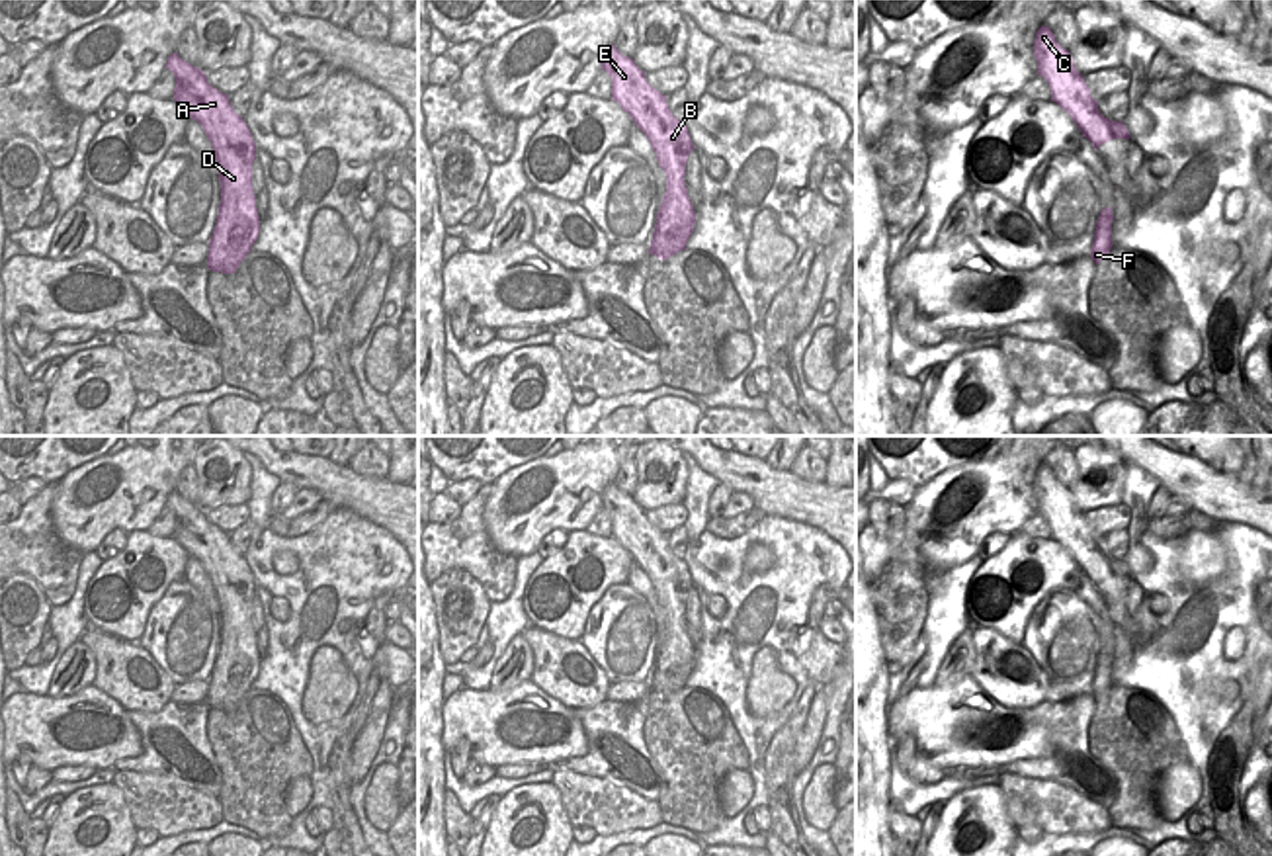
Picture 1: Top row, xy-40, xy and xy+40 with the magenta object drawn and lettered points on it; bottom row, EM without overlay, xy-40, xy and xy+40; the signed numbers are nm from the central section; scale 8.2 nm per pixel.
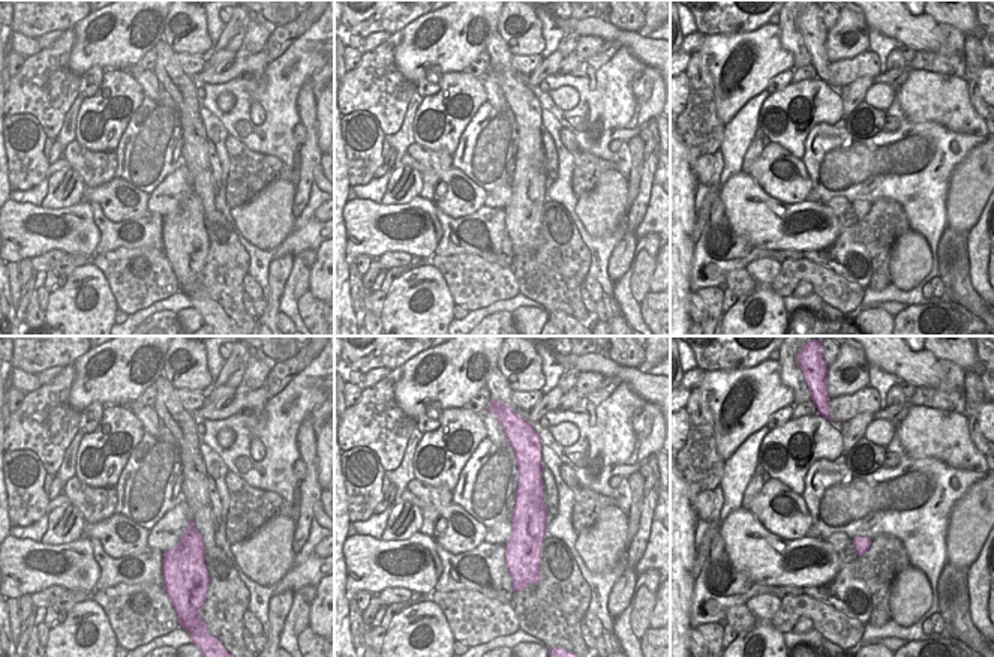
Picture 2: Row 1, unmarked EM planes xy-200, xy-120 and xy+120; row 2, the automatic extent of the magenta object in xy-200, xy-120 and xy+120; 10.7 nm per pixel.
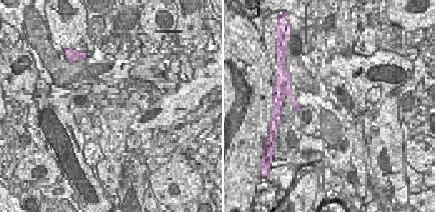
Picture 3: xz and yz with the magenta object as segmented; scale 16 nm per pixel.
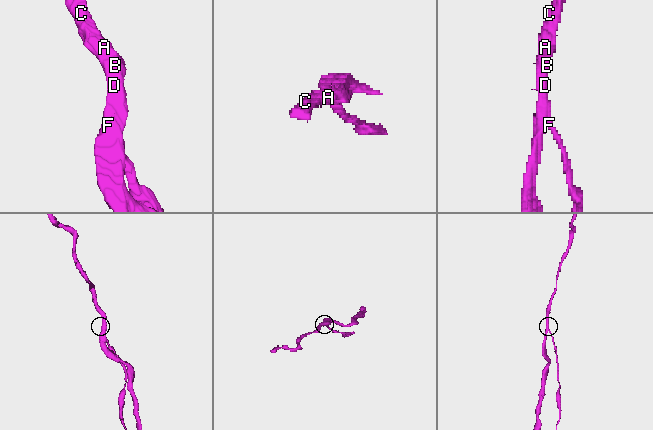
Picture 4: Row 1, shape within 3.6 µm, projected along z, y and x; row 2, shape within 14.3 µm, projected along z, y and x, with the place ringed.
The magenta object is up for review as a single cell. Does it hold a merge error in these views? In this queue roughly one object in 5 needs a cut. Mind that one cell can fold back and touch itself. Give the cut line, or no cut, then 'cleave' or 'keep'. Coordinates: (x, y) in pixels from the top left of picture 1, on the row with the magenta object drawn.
cut xy+40 (1101, 215), (1097, 229); cleave

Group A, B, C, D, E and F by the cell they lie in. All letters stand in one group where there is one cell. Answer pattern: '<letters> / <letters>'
A B C D E / F

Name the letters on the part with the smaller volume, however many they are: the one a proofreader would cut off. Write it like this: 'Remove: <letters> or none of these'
Remove: F

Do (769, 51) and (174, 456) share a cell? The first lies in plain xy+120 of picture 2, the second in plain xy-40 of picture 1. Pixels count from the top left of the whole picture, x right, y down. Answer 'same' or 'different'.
same

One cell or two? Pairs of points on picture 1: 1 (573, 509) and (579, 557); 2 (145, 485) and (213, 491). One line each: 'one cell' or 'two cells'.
1: two cells
2: two cells

